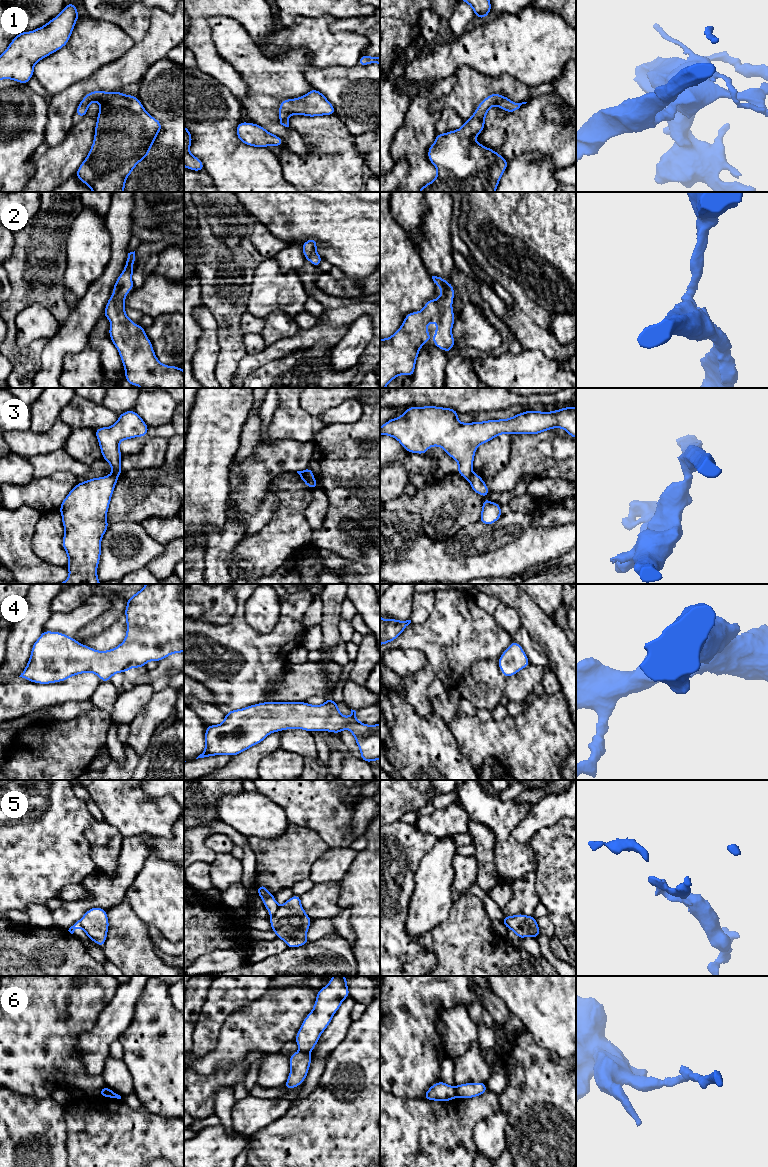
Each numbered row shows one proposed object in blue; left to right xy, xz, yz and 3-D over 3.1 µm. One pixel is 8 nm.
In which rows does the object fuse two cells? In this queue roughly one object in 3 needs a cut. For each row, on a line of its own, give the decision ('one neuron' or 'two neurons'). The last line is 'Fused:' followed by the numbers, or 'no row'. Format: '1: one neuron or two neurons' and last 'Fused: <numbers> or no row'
1: one neuron
2: one neuron
3: two neurons
4: one neuron
5: two neurons
6: two neurons
Fused: 3, 5, 6

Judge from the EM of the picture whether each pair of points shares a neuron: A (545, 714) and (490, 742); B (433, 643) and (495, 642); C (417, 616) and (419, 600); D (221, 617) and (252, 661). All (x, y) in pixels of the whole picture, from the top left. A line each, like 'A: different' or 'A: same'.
A: same
B: same
C: same
D: different

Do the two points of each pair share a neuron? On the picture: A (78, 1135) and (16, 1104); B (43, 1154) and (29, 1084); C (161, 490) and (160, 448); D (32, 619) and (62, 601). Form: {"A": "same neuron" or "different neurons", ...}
{"A": "different neurons", "B": "different neurons", "C": "different neurons", "D": "different neurons"}

